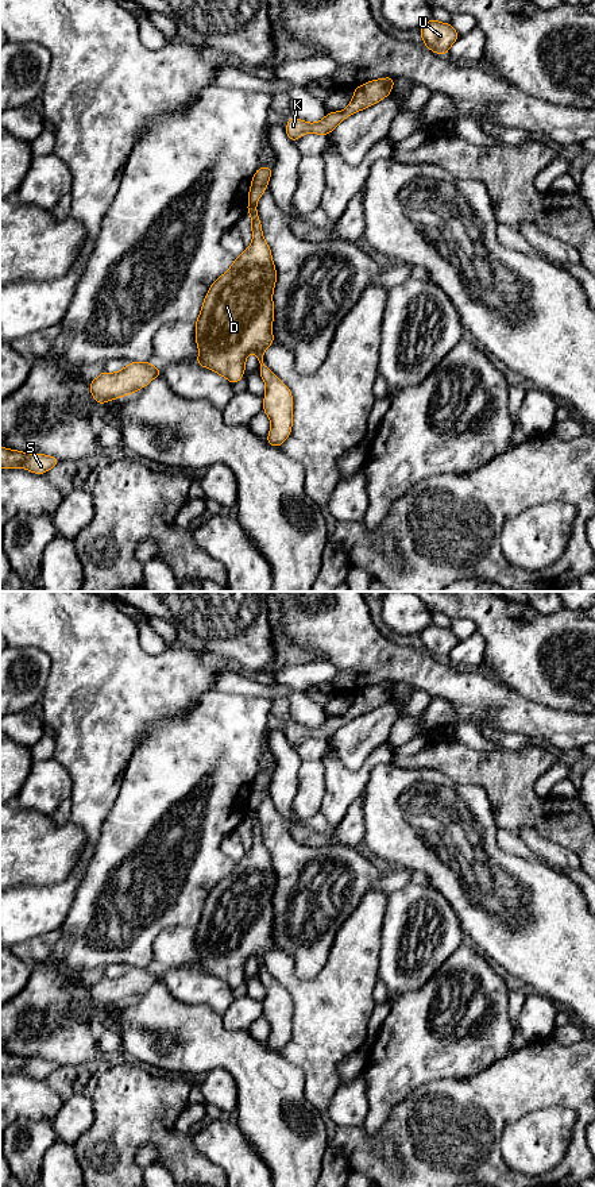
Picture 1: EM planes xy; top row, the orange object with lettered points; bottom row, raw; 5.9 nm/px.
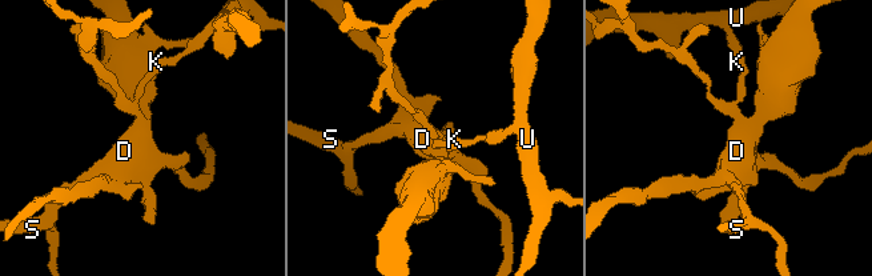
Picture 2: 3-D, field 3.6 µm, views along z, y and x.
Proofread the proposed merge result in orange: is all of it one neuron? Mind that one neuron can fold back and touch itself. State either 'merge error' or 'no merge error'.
merge error

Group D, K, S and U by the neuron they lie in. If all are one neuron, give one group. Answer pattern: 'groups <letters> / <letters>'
groups D S / K U

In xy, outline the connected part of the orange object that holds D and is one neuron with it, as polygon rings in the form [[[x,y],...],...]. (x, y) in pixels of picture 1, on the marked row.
[[[248,205],[246,211],[251,215],[254,238],[250,247],[236,257],[232,266],[210,285],[204,298],[201,313],[194,323],[196,342],[200,351],[197,365],[216,371],[231,384],[236,384],[243,378],[247,355],[255,352],[260,363],[259,374],[266,384],[263,412],[271,421],[267,444],[279,447],[291,433],[293,396],[290,389],[263,363],[264,350],[274,344],[273,292],[277,270],[271,258],[271,250],[263,238],[256,208]]]

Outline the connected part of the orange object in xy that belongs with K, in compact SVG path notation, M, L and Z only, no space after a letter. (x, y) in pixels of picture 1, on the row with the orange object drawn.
M386 77L379 80L368 81L353 90L352 101L347 105L344 111L328 112L328 115L318 123L306 123L298 117L289 119L286 124L286 134L289 139L294 143L304 134L312 132L318 135L327 135L333 132L340 122L343 122L349 115L368 108L378 101L383 100L393 90L395 78Z

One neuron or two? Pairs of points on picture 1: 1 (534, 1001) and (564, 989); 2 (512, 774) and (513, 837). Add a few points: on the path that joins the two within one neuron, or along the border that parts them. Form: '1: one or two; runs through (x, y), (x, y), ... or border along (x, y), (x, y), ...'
1: two; border along (529, 989), (553, 999), (559, 1005)
2: two; border along (498, 828), (518, 832)

